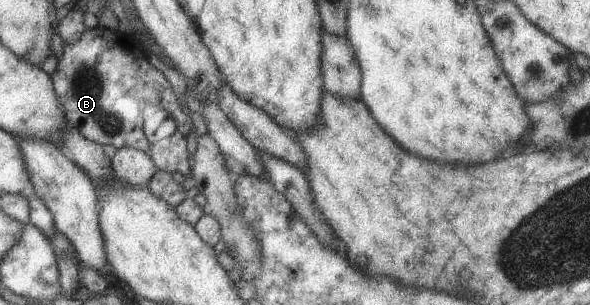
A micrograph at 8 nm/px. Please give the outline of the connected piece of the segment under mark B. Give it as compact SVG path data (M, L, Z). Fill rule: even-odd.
M95 26L87 29L77 41L65 43L62 41L62 53L57 58L55 71L51 73L50 79L53 92L61 105L64 119L79 133L84 139L93 141L98 145L112 145L116 149L134 148L145 153L153 161L158 171L165 171L171 175L181 178L181 173L185 177L189 176L189 153L187 152L187 135L193 131L193 123L189 116L181 111L177 98L168 82L168 77L163 75L148 61L149 52L139 42L137 35L124 34L117 30L106 29ZM146 105L167 111L169 117L173 118L176 130L169 139L165 139L160 144L152 144L145 139L142 131L142 112Z

